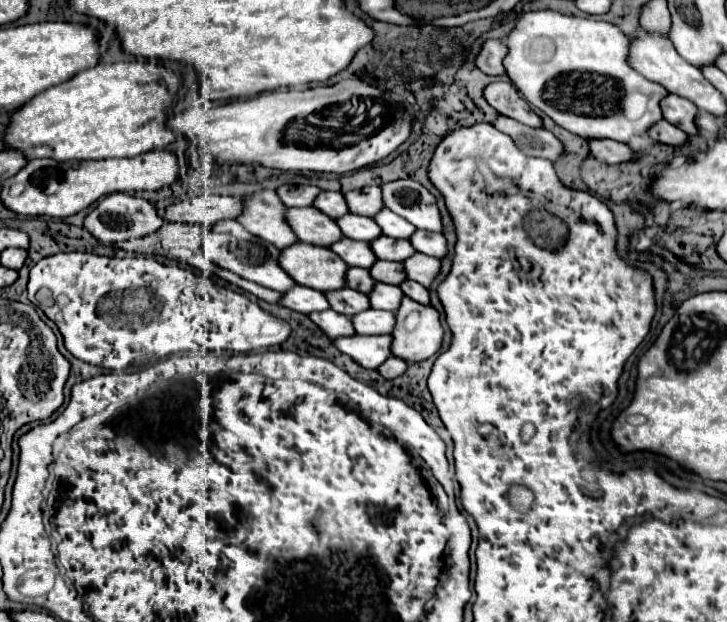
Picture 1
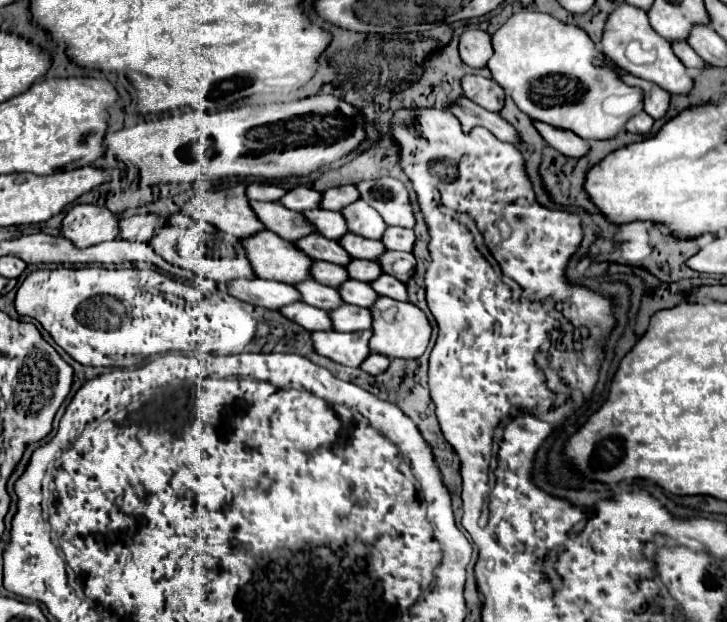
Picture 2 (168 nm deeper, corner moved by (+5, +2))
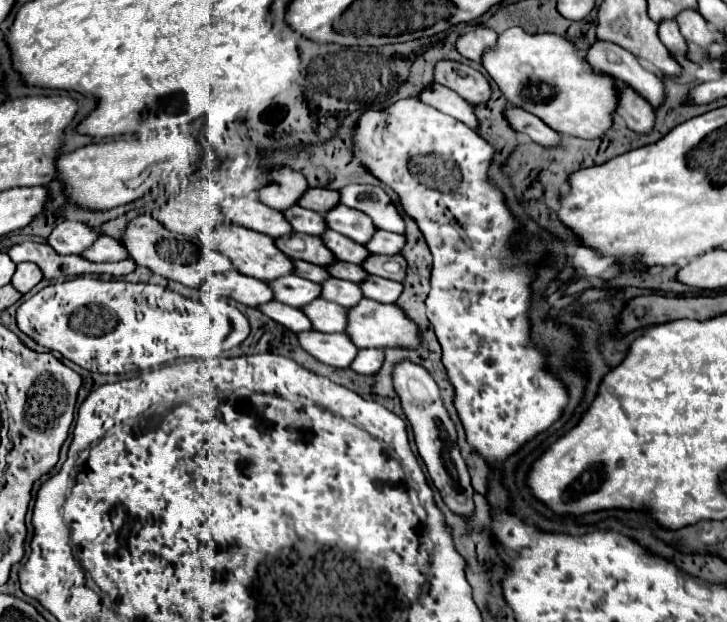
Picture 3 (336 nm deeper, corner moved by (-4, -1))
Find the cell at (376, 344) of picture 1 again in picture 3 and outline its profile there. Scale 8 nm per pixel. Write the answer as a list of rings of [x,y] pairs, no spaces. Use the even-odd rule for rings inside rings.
[[[300,331],[296,335],[304,351],[308,351],[314,359],[332,367],[348,367],[358,353],[356,345],[344,333]]]

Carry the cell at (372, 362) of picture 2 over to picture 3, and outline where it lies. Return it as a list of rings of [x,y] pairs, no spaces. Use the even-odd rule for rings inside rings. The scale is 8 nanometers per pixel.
[[[360,349],[356,359],[352,361],[350,369],[362,375],[374,375],[382,367],[384,351],[382,349]]]

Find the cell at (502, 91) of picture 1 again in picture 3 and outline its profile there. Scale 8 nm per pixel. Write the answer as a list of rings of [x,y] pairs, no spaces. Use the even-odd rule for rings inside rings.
[[[442,59],[434,67],[434,81],[450,87],[468,103],[484,103],[490,99],[490,83],[486,77],[466,63]]]

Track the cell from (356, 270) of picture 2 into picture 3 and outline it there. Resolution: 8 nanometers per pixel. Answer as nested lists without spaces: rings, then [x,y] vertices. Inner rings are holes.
[[[338,261],[338,263],[330,263],[324,269],[330,273],[330,277],[336,277],[336,279],[346,279],[346,281],[354,281],[354,283],[360,283],[362,279],[366,279],[364,269],[360,265],[354,265],[354,263]]]

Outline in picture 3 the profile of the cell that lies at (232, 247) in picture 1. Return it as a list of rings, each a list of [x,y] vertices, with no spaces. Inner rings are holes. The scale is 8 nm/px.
[[[138,215],[132,221],[128,221],[122,233],[122,243],[128,249],[128,257],[132,257],[132,261],[140,267],[148,267],[152,273],[188,287],[200,287],[212,273],[234,269],[232,263],[212,247],[204,247],[184,235],[166,231],[150,215]]]

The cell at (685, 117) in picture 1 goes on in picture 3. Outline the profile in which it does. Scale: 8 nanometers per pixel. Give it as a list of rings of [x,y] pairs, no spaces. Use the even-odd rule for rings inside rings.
[[[596,41],[588,51],[586,51],[586,61],[600,69],[606,71],[608,75],[622,79],[650,103],[650,105],[660,105],[664,97],[664,85],[656,73],[646,71],[632,53],[626,49],[618,47],[616,43],[606,43],[606,41]]]

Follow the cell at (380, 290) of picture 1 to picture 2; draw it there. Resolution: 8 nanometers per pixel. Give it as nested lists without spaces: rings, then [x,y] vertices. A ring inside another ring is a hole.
[[[347,280],[343,286],[339,286],[339,294],[347,304],[363,308],[371,308],[371,304],[375,304],[375,300],[379,298],[379,294],[369,284],[363,284],[359,280]]]

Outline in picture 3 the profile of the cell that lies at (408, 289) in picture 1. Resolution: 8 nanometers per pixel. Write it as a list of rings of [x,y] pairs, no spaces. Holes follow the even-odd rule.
[[[368,275],[368,279],[360,281],[360,289],[364,297],[374,299],[378,303],[394,303],[402,293],[400,283],[390,279],[380,279],[376,275]]]

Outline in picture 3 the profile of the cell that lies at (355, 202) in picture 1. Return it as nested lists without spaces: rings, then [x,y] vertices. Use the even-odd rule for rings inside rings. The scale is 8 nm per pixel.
[[[310,187],[306,193],[304,193],[304,199],[300,199],[300,207],[304,209],[310,209],[310,211],[316,211],[320,215],[328,213],[336,203],[340,201],[340,195],[338,191],[330,191],[330,189],[320,189],[320,187]]]

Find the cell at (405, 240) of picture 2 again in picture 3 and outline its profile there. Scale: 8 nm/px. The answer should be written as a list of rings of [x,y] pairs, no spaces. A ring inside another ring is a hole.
[[[376,231],[376,235],[364,245],[368,249],[388,249],[388,251],[370,251],[382,255],[396,255],[404,247],[404,235],[396,235],[390,231]]]

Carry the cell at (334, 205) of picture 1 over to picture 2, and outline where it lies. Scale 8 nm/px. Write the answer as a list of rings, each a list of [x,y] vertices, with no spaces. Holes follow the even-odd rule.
[[[299,186],[299,188],[293,188],[289,190],[283,198],[281,198],[281,204],[285,204],[287,208],[291,210],[297,210],[297,212],[305,212],[305,210],[315,210],[319,208],[319,198],[323,194],[313,190],[313,188],[305,188],[305,186]]]

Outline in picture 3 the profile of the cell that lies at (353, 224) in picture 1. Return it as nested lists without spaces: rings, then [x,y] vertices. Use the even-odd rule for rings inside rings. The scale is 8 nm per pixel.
[[[296,205],[284,211],[284,215],[288,215],[288,223],[292,223],[292,231],[308,233],[308,235],[322,235],[326,231],[324,217],[318,215],[316,211],[308,211]]]

